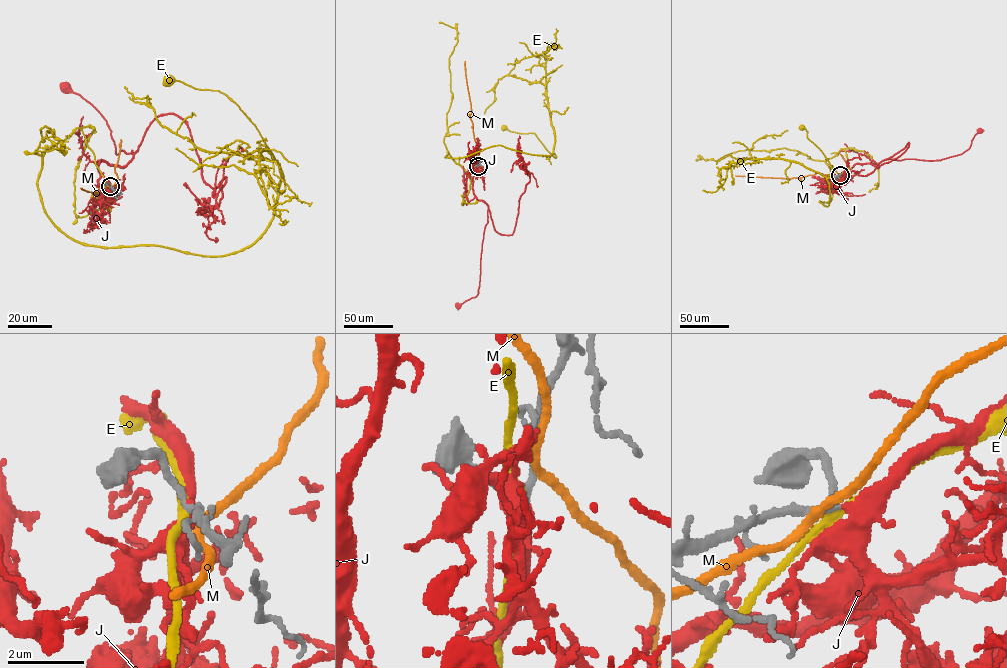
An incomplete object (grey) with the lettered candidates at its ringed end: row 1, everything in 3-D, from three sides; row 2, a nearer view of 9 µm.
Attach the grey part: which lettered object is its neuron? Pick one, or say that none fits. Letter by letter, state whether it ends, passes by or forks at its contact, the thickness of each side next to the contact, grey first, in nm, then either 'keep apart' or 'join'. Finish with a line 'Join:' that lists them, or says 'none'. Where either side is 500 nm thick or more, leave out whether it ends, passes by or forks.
E: it passes by; 190 nm thick on the grey side, 220 nm on the other; keep apart
J: it passes by; 190 nm thick on the grey side, 220 nm on the other; join
M: it passes by; 200 nm thick on the grey side, 220 nm on the other; keep apart
Join: J

